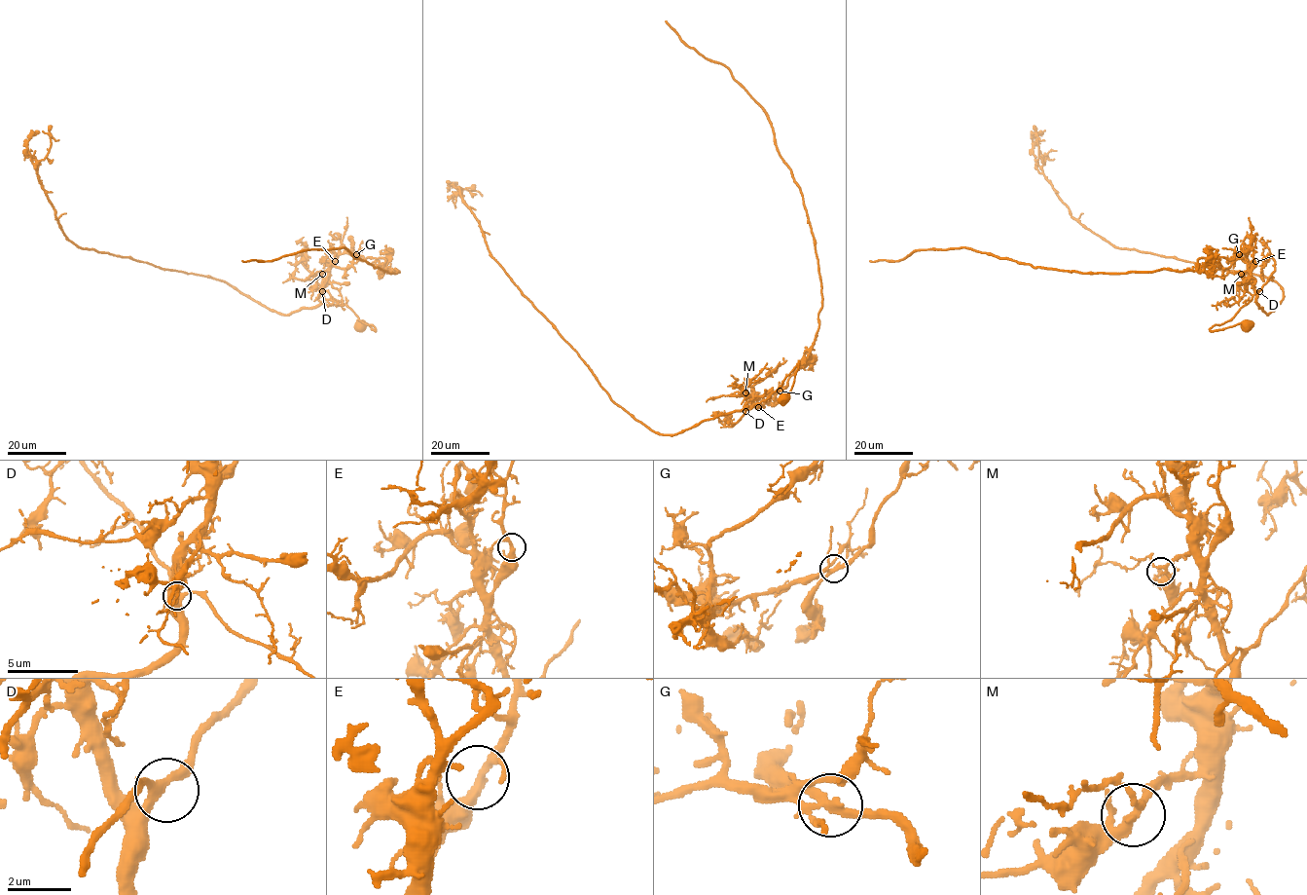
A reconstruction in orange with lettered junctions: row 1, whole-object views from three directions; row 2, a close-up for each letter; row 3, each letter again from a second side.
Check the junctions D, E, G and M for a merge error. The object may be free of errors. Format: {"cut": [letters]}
{"cut": ["G"]}

